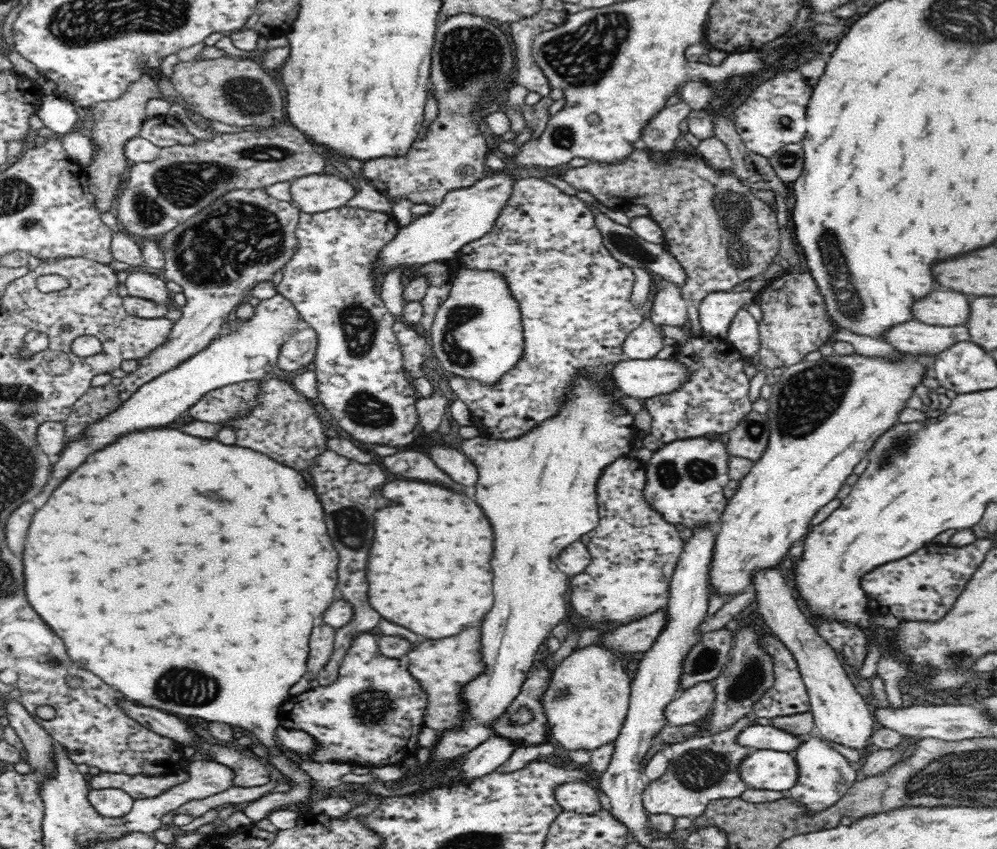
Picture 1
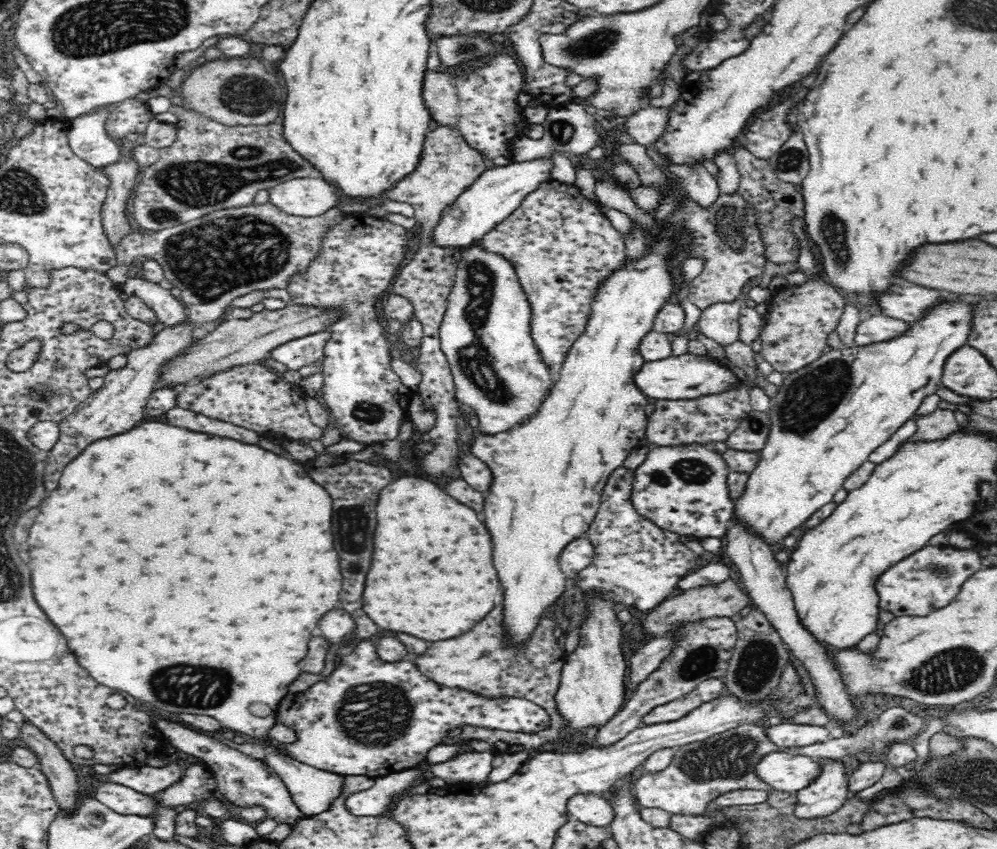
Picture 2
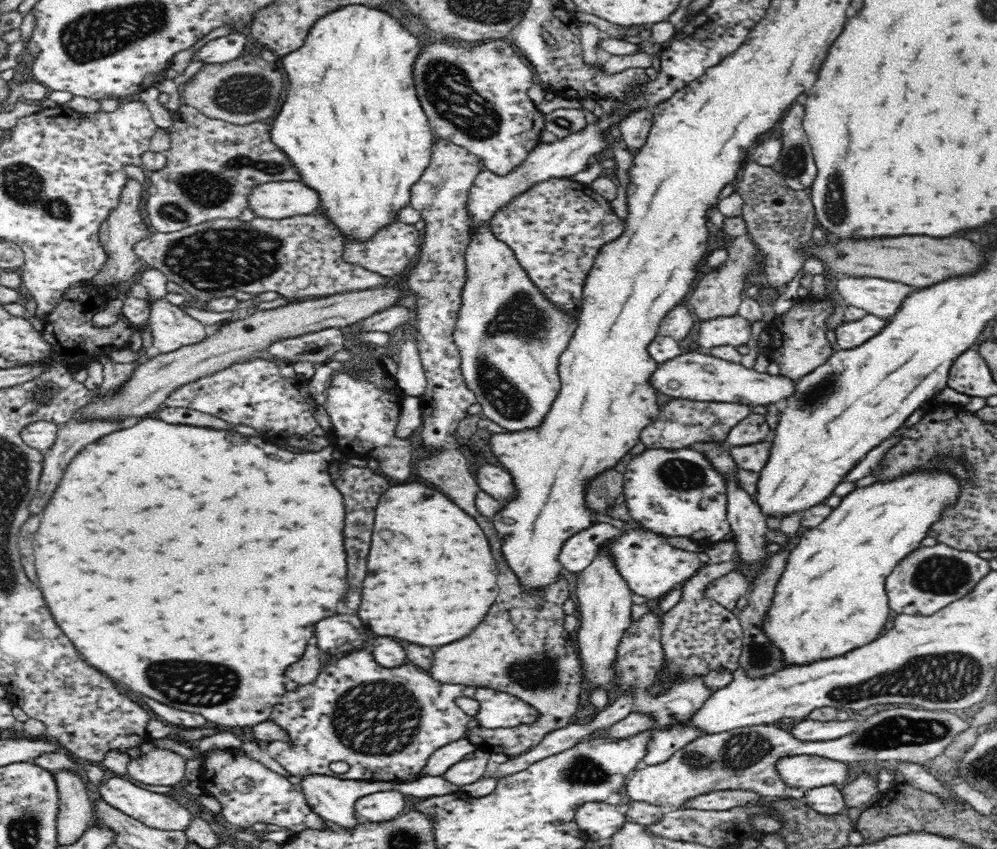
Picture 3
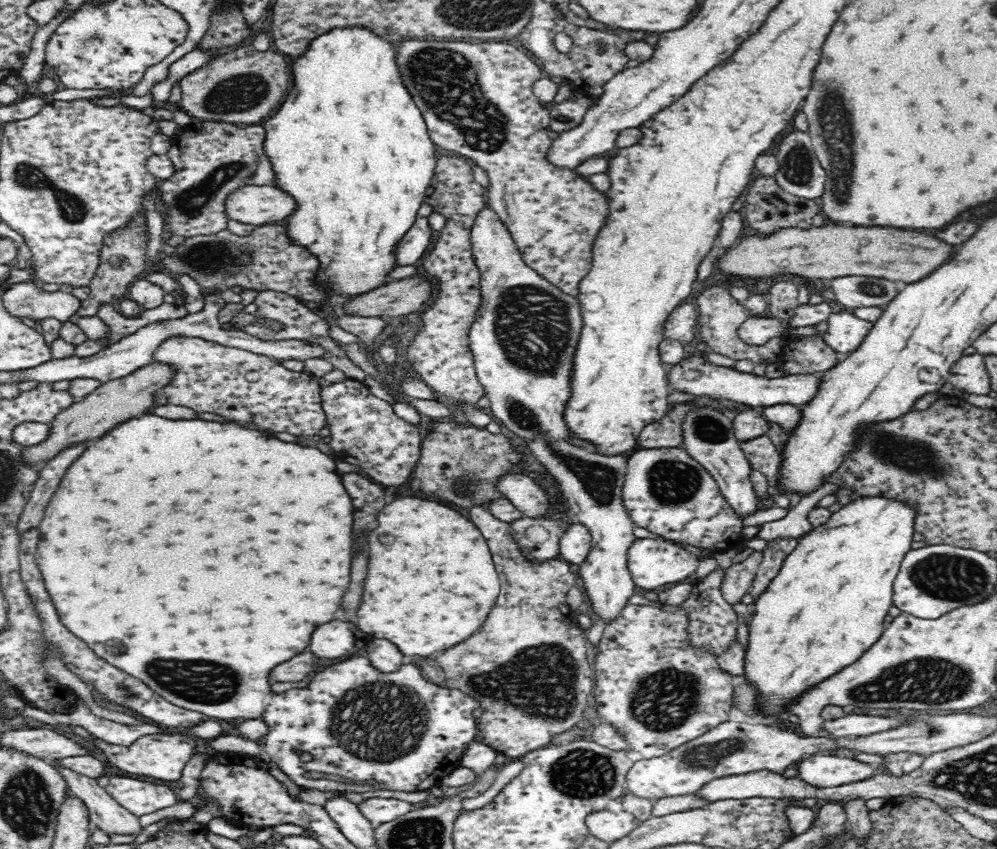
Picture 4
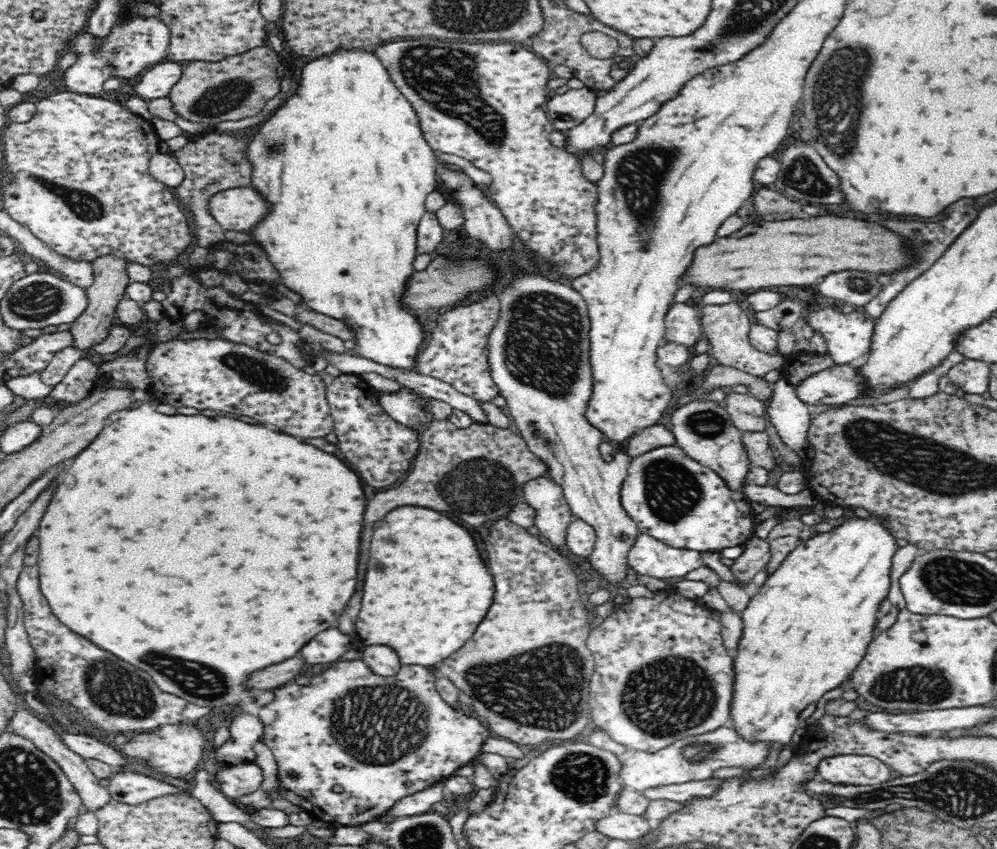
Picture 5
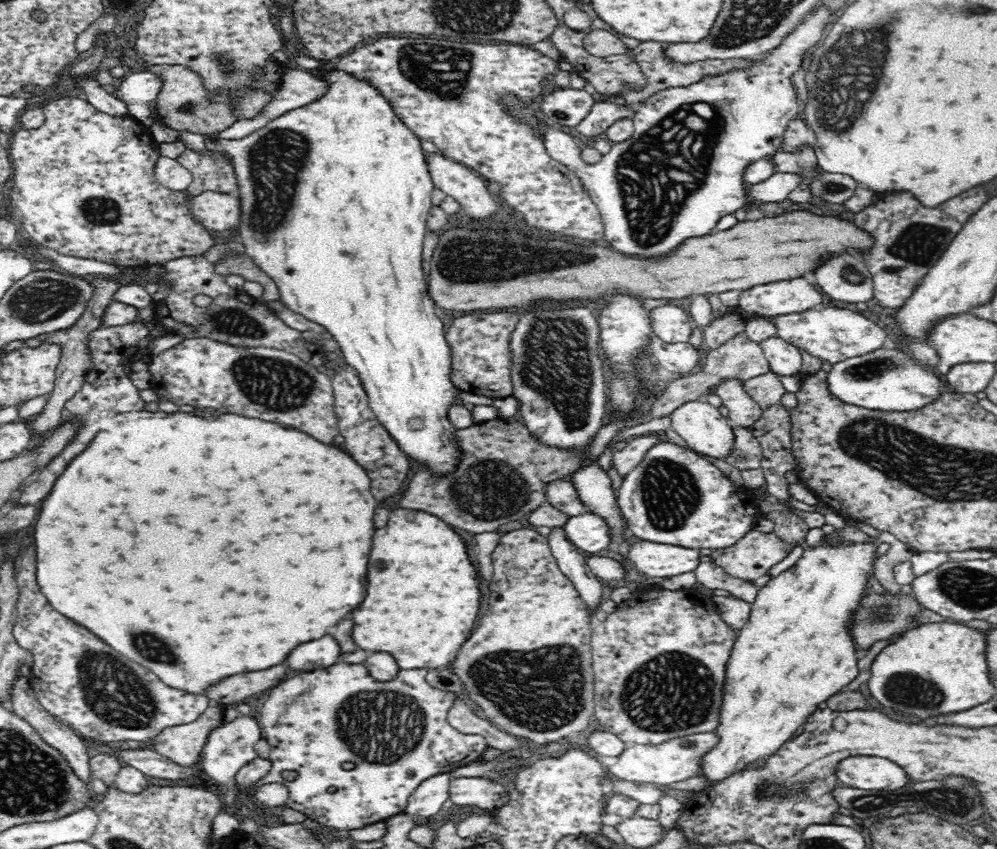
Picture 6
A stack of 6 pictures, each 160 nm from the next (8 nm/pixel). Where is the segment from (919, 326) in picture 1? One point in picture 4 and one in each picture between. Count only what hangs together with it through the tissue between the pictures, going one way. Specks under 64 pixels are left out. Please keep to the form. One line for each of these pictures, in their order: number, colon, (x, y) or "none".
2: (876, 328)
3: (849, 335)
4: (845, 332)

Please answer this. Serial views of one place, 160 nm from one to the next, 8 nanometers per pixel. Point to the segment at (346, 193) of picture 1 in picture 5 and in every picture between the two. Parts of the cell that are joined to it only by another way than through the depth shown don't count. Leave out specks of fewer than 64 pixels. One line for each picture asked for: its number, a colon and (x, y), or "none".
2: (302, 197)
3: (275, 200)
4: (258, 205)
5: (239, 209)

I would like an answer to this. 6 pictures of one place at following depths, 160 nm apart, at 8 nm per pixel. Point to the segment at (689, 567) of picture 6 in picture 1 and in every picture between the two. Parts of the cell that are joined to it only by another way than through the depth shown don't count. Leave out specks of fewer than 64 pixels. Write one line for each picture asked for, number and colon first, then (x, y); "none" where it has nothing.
1: (634, 553)
2: (640, 565)
3: (652, 567)
4: (653, 563)
5: (650, 557)

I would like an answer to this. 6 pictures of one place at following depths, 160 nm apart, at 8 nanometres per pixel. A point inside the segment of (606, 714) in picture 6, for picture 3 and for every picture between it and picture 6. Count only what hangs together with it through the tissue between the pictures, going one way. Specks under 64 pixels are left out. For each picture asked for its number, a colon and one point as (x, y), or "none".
3: (670, 700)
4: (652, 685)
5: (662, 672)

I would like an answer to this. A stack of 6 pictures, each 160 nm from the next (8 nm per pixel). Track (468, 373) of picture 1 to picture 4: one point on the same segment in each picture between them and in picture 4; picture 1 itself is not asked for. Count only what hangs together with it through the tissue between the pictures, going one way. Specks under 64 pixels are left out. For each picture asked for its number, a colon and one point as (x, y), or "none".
2: (487, 334)
3: (510, 335)
4: (524, 342)

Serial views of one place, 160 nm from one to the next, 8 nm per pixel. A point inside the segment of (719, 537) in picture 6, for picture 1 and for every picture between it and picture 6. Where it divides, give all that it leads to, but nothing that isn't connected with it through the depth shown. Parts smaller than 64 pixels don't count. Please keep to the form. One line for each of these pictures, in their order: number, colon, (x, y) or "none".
1: (685, 480)
2: (681, 489)
3: (676, 493)
4: (665, 491)
5: (671, 497)

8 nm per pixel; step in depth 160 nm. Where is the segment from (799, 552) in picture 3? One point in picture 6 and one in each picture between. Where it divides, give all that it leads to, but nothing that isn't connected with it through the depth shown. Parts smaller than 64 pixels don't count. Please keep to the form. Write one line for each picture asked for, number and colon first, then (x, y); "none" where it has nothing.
4: (825, 608)
5: (805, 631)
6: (795, 651)

